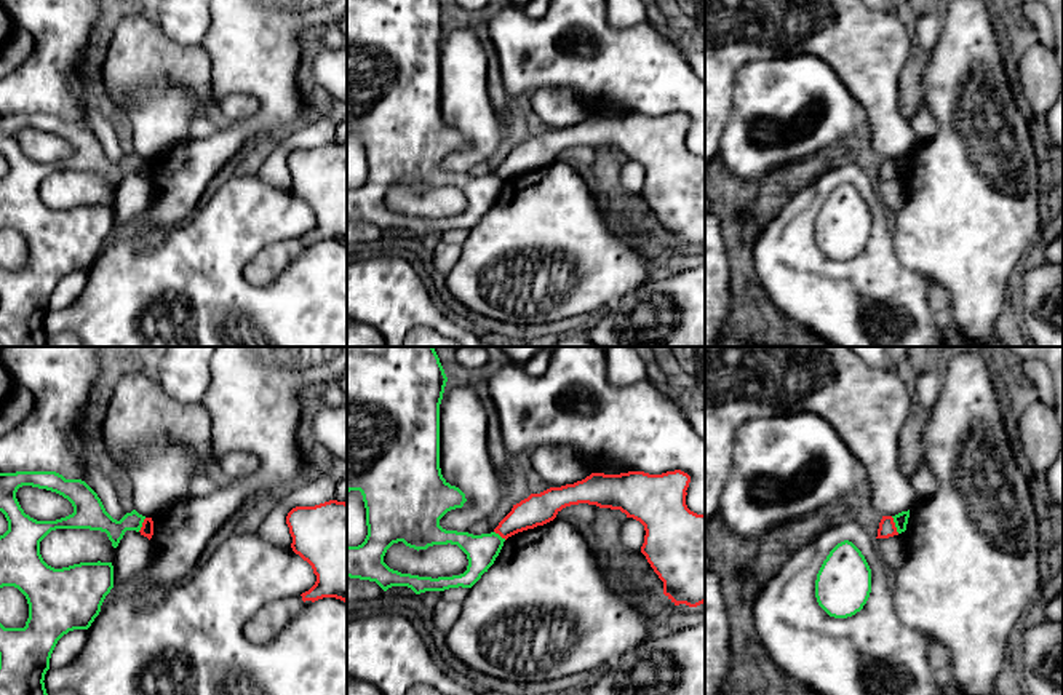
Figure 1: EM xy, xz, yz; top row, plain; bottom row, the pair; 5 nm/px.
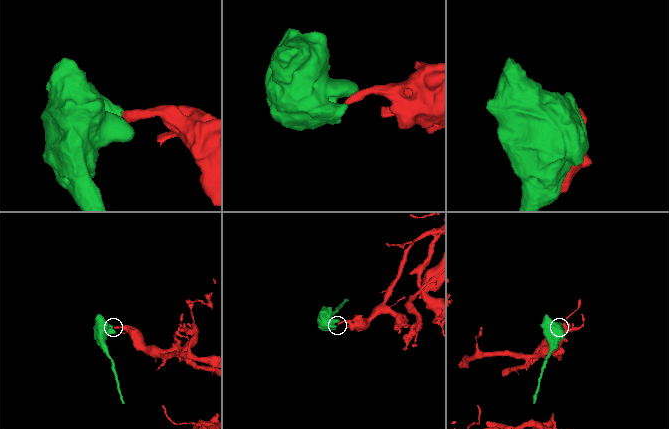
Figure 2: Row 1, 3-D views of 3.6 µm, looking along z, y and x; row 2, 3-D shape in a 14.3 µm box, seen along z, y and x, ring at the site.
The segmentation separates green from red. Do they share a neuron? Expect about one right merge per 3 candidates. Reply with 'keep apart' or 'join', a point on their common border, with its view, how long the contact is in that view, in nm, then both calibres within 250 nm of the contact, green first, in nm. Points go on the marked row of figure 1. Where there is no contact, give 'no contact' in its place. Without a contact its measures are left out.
keep apart | yz (895, 524) | 100 nm | 70/80 nm

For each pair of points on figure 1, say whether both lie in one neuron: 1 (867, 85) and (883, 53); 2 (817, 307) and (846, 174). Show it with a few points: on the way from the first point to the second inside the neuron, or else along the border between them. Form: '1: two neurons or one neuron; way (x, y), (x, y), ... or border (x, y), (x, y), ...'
1: one neuron; way (871, 77), (871, 64), (875, 61)
2: one neuron; way (803, 272), (803, 210), (811, 202)

